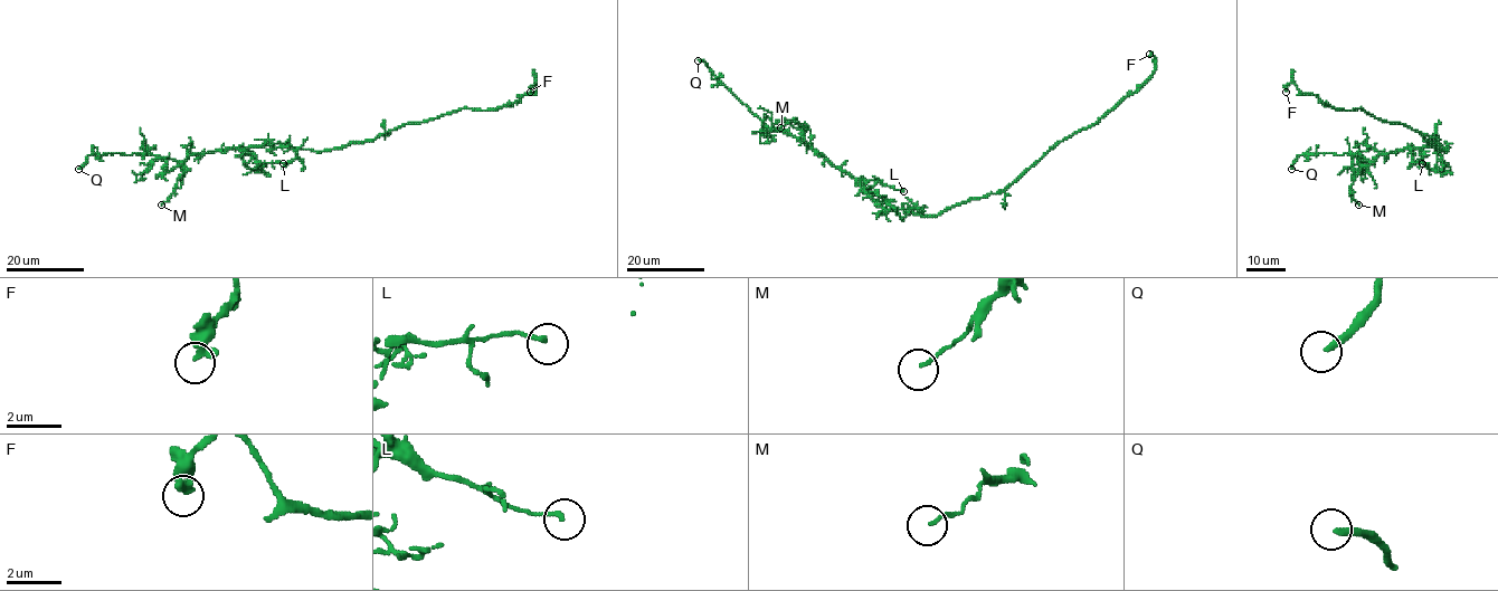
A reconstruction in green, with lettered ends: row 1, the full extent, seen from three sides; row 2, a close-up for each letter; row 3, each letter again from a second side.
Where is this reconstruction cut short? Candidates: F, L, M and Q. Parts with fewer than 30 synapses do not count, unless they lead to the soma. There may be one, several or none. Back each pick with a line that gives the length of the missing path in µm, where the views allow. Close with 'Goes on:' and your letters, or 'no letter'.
Q: missing 25 µm
Goes on: Q

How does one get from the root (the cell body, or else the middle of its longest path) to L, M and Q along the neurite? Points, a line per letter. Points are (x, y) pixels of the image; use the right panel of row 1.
L: (1446, 152), (1443, 145), (1413, 149), (1413, 160), (1422, 163)
M: (1446, 152), (1443, 145), (1425, 145), (1382, 152), (1362, 168), (1350, 187), (1352, 197), (1358, 205)
Q: (1446, 152), (1443, 145), (1408, 148), (1382, 152), (1372, 161), (1361, 154), (1300, 154), (1291, 169)

